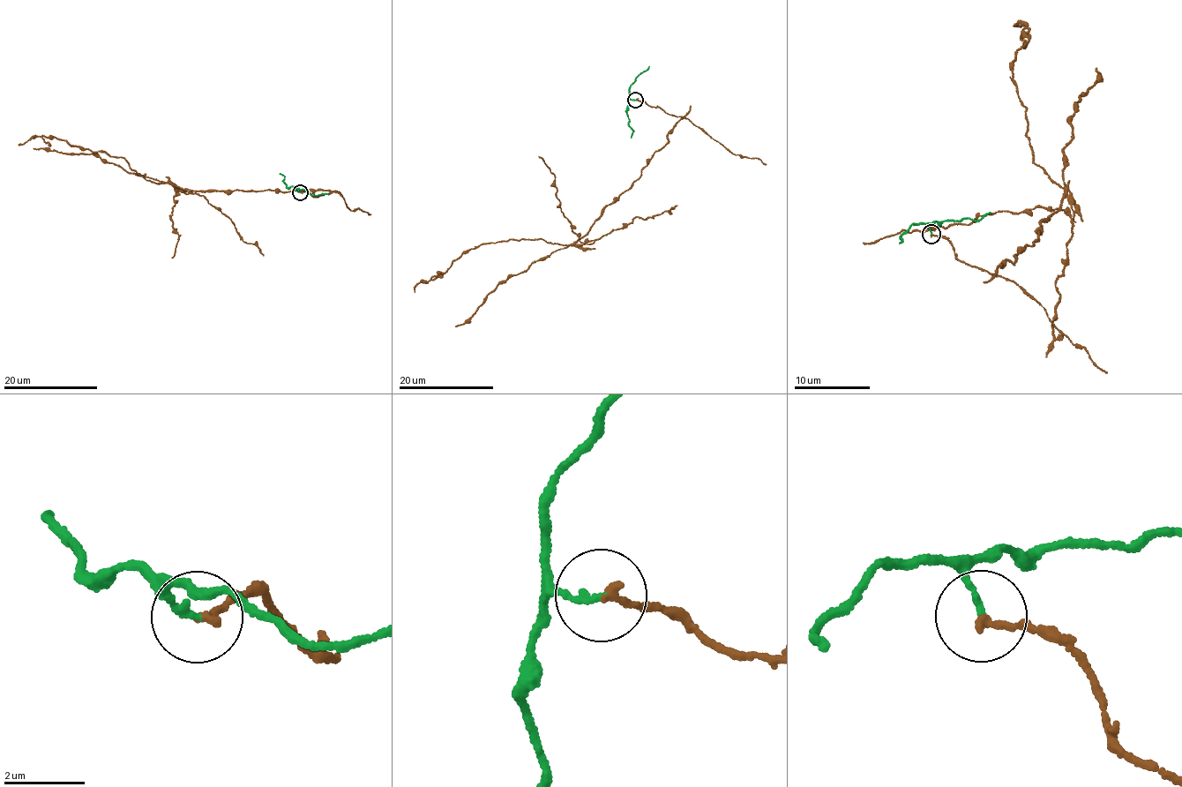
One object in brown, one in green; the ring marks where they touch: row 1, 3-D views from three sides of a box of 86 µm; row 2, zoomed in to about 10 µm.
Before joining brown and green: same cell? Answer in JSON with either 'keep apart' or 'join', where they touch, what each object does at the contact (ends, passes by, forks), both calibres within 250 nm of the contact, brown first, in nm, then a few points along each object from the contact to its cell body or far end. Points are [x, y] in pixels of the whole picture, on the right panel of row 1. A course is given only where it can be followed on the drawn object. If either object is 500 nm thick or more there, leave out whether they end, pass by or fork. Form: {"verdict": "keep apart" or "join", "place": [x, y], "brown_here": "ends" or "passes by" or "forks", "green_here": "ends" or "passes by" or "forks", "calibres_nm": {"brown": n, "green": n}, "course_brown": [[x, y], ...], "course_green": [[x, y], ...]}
{"verdict": "keep apart", "place": [931, 234], "brown_here": "ends", "green_here": "ends", "calibres_nm": {"brown": 180, "green": 150}, "course_brown": [[931, 233], [994, 273], [1059, 207], [1065, 191], [1033, 161], [1009, 69], [1028, 38], [1014, 24], [1021, 27]], "course_green": [[931, 233], [931, 223], [968, 218], [976, 221], [991, 212]]}

